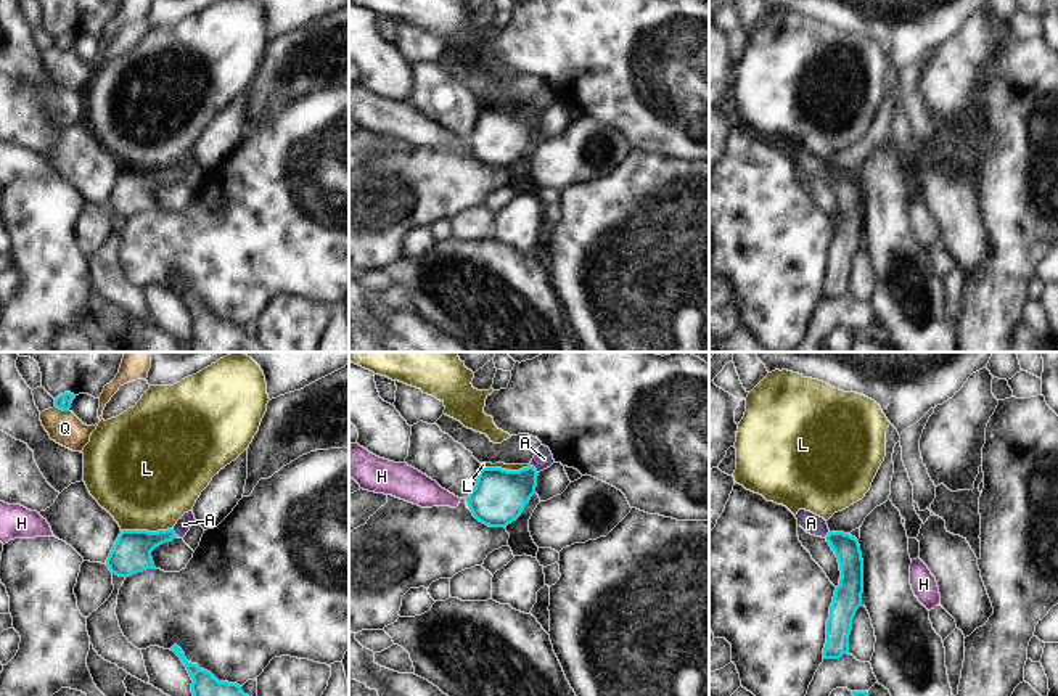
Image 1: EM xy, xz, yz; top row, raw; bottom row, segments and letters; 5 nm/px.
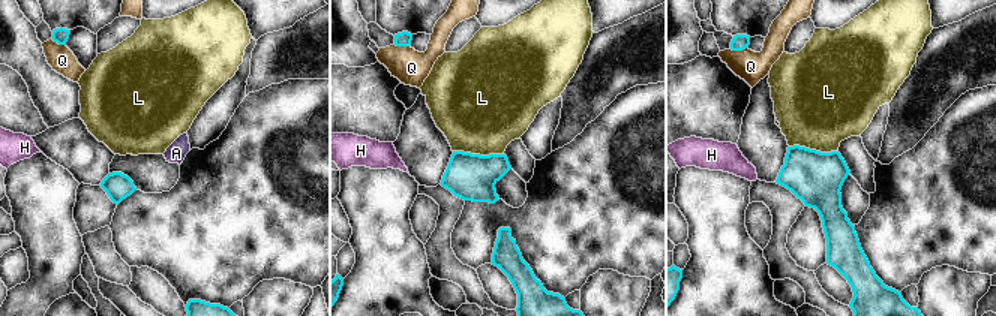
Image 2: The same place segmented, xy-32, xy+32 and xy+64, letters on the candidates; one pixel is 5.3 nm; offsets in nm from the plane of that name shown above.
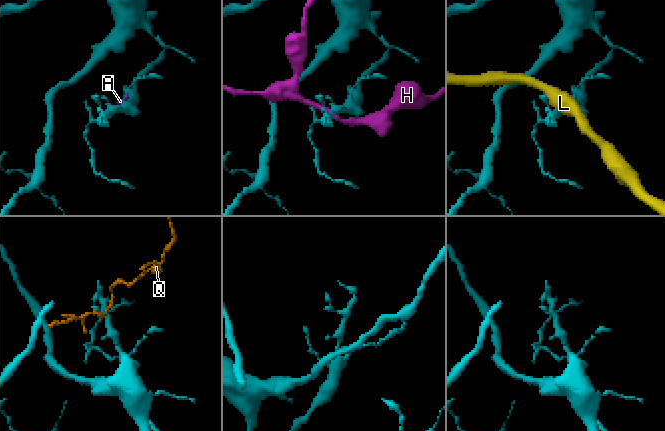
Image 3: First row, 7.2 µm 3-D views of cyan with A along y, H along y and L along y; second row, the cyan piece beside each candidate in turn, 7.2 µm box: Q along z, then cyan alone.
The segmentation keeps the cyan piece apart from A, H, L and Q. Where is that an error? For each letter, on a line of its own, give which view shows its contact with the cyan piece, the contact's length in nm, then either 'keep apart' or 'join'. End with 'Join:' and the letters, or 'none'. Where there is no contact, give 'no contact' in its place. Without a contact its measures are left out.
A: meets cyan in xz; contact 60 nm long; join
H: meets cyan in xz; contact 40 nm long; keep apart
L: meets cyan in xy; contact 260 nm long; keep apart
Q: meets cyan in xy; contact 80 nm long; keep apart
Join: A

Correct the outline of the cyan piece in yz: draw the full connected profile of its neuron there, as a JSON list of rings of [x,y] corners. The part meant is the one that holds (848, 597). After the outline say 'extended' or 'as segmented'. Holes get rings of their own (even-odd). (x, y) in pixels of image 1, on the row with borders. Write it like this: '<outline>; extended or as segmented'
[[[799,510],[796,514],[798,526],[807,534],[825,538],[835,551],[841,579],[835,590],[826,620],[826,643],[823,648],[825,659],[839,659],[849,653],[849,635],[852,619],[862,606],[863,593],[863,559],[859,540],[844,532],[831,532],[823,518]]]; extended

